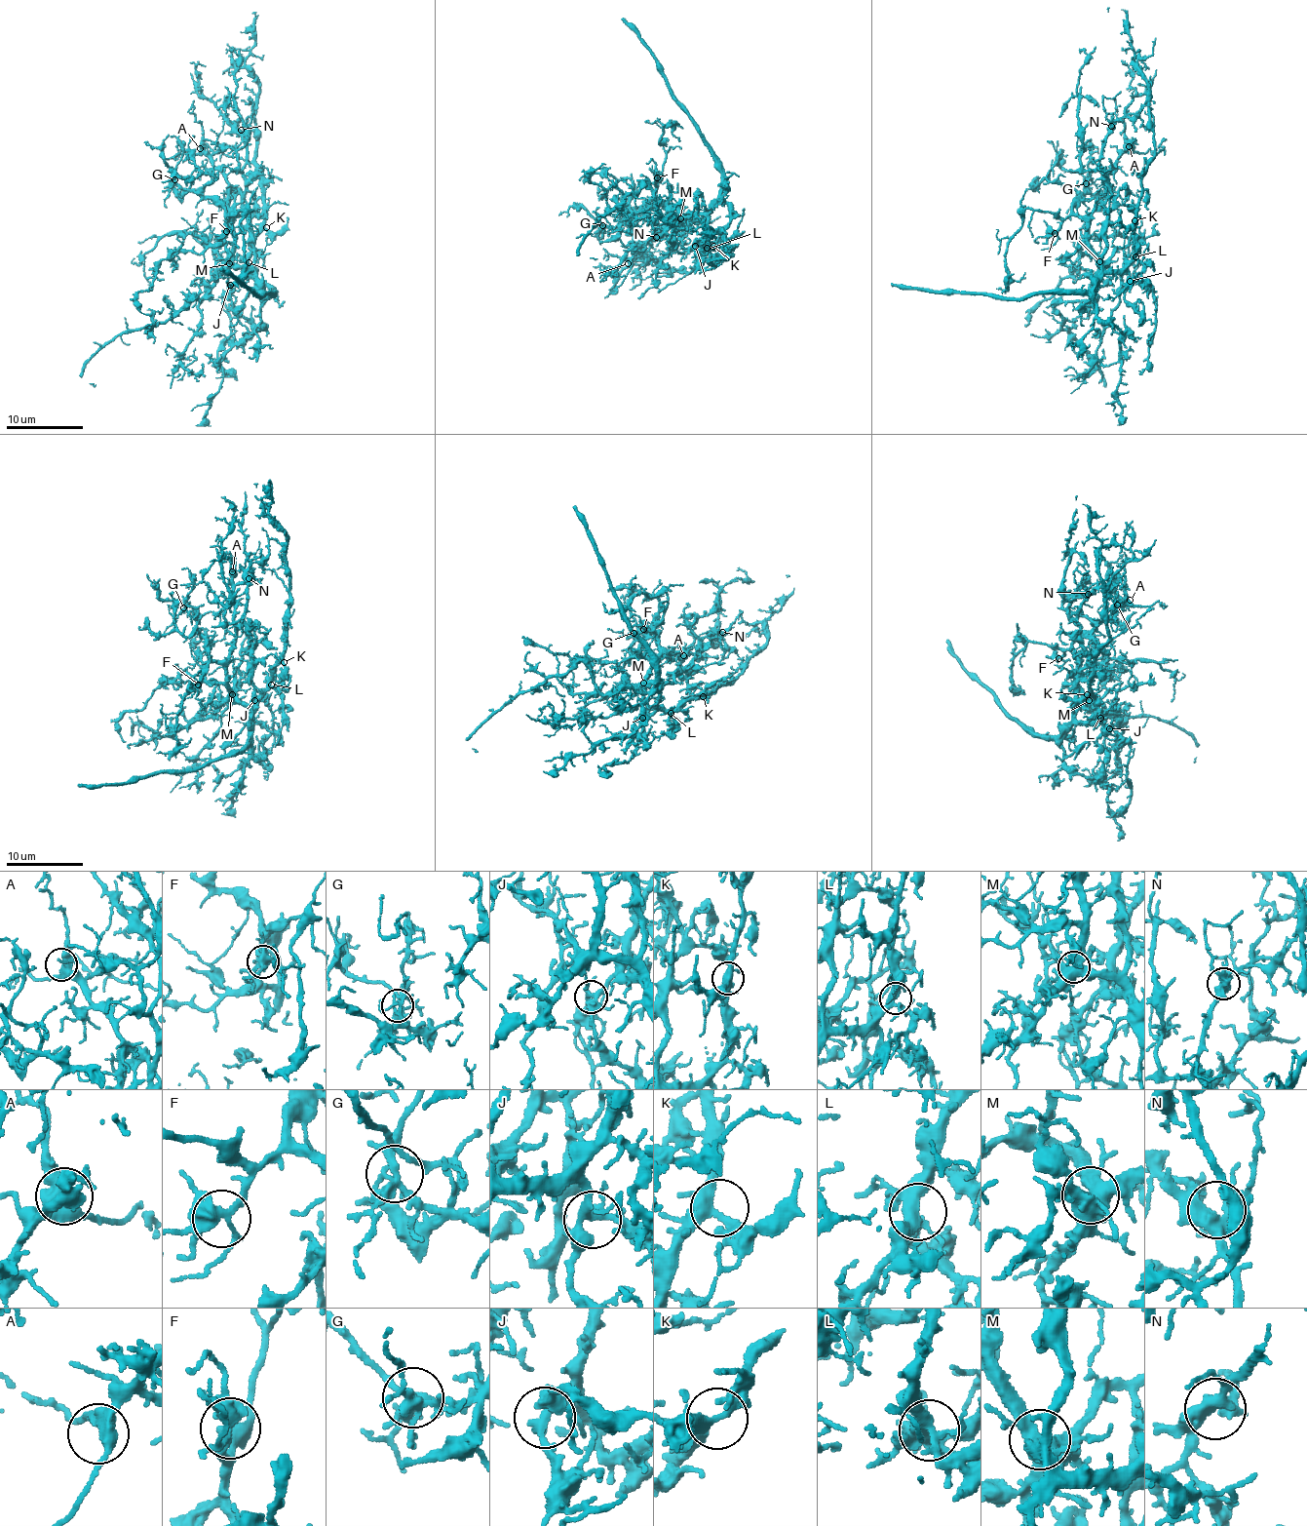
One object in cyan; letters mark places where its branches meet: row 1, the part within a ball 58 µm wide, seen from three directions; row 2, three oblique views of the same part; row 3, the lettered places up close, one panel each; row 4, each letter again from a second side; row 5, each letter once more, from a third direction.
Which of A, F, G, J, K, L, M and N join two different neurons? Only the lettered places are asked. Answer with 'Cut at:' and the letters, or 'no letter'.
Cut at: no letter

